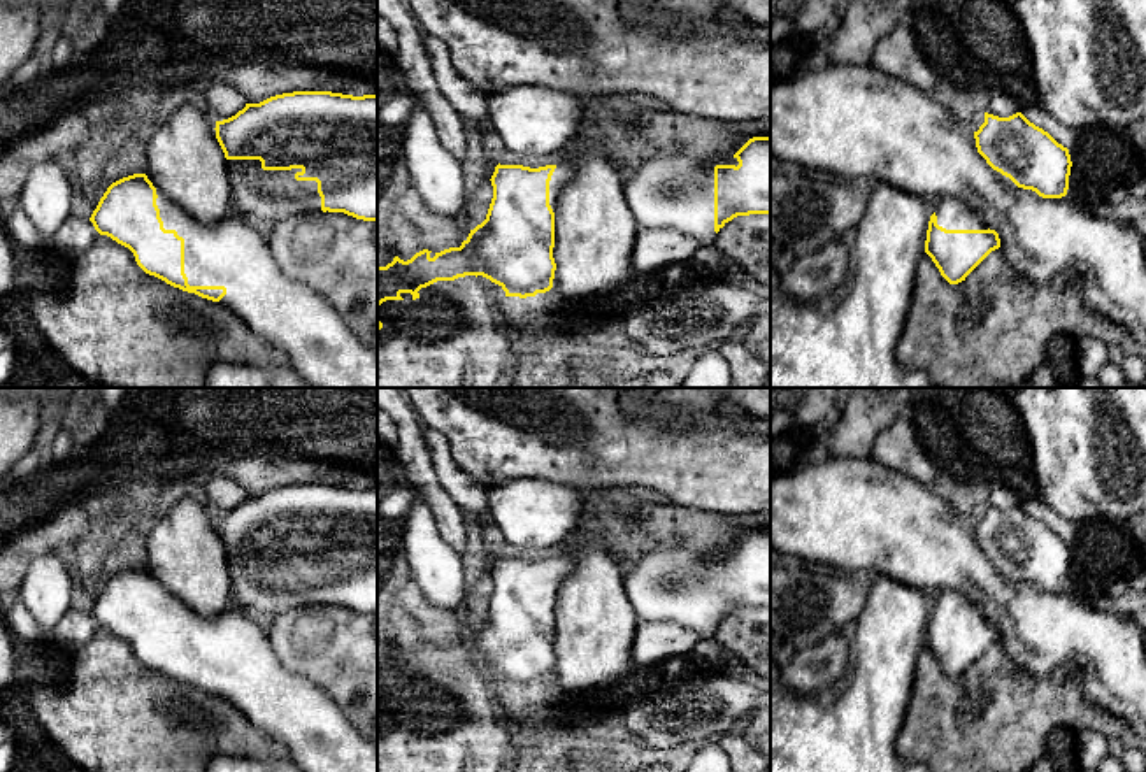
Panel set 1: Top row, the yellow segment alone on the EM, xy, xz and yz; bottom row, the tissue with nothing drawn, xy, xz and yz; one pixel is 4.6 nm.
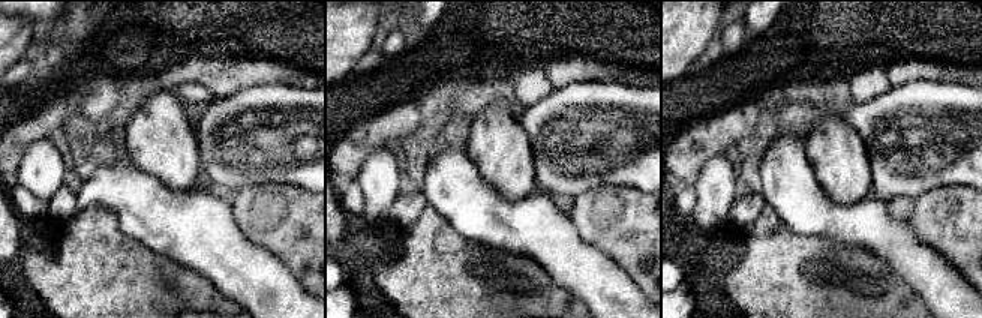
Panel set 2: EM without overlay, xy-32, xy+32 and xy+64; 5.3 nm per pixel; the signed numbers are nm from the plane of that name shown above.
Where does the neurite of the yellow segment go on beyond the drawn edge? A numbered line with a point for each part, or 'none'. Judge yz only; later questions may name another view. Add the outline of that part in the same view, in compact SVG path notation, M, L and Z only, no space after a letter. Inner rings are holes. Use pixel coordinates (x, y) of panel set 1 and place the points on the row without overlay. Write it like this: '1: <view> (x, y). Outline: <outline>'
1: yz (952, 606). Outline: M941 591L935 602L937 618L946 623L988 623L981 607L965 593Z

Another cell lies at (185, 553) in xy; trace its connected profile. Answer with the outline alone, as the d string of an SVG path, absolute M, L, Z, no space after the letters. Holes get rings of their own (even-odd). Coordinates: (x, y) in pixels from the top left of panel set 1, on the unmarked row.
M179 491L147 533L147 572L200 616L233 607L228 558L214 521L200 493Z

